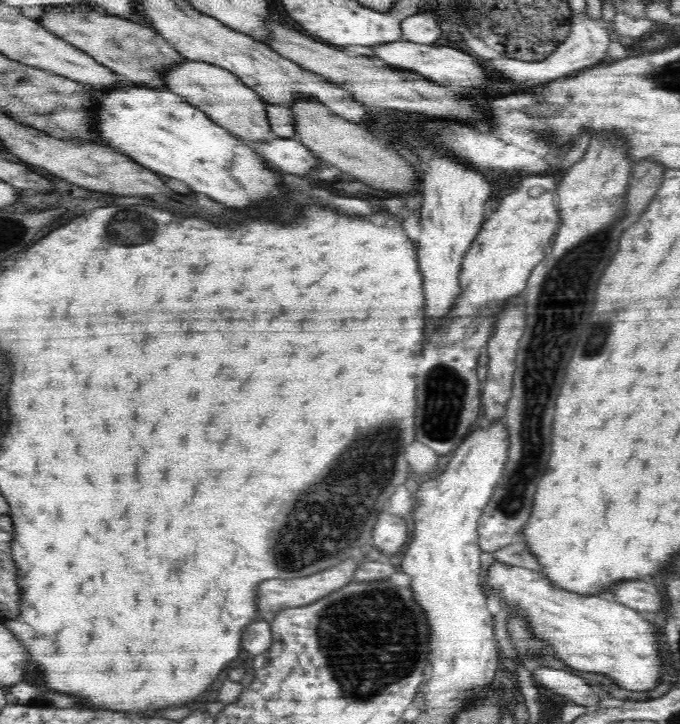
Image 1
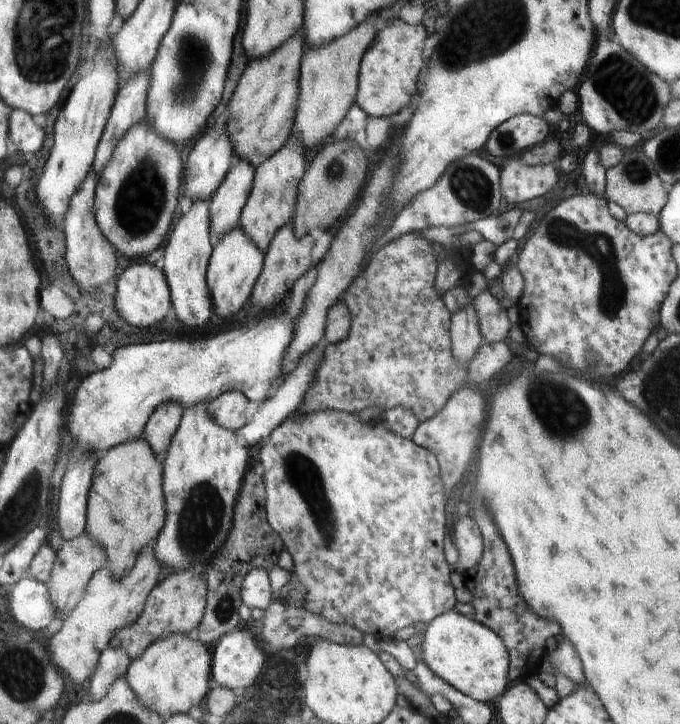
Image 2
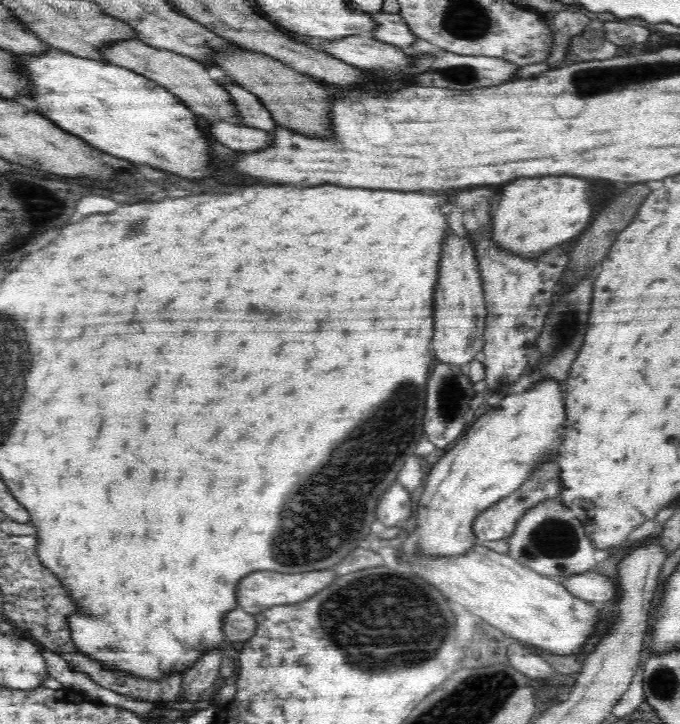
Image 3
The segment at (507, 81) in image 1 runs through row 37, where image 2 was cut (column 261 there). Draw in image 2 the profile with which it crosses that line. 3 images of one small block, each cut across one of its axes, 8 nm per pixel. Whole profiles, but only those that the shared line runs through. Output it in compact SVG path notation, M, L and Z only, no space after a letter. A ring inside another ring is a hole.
M264 566L253 568L242 579L241 598L250 609L266 610L274 598L268 571Z

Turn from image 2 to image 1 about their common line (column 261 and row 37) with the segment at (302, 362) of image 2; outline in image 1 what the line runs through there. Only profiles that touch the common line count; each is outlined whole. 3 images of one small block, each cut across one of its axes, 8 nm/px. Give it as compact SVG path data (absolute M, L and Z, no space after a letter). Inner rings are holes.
M424 8L401 22L402 40L434 45L442 42L443 30L432 9Z

